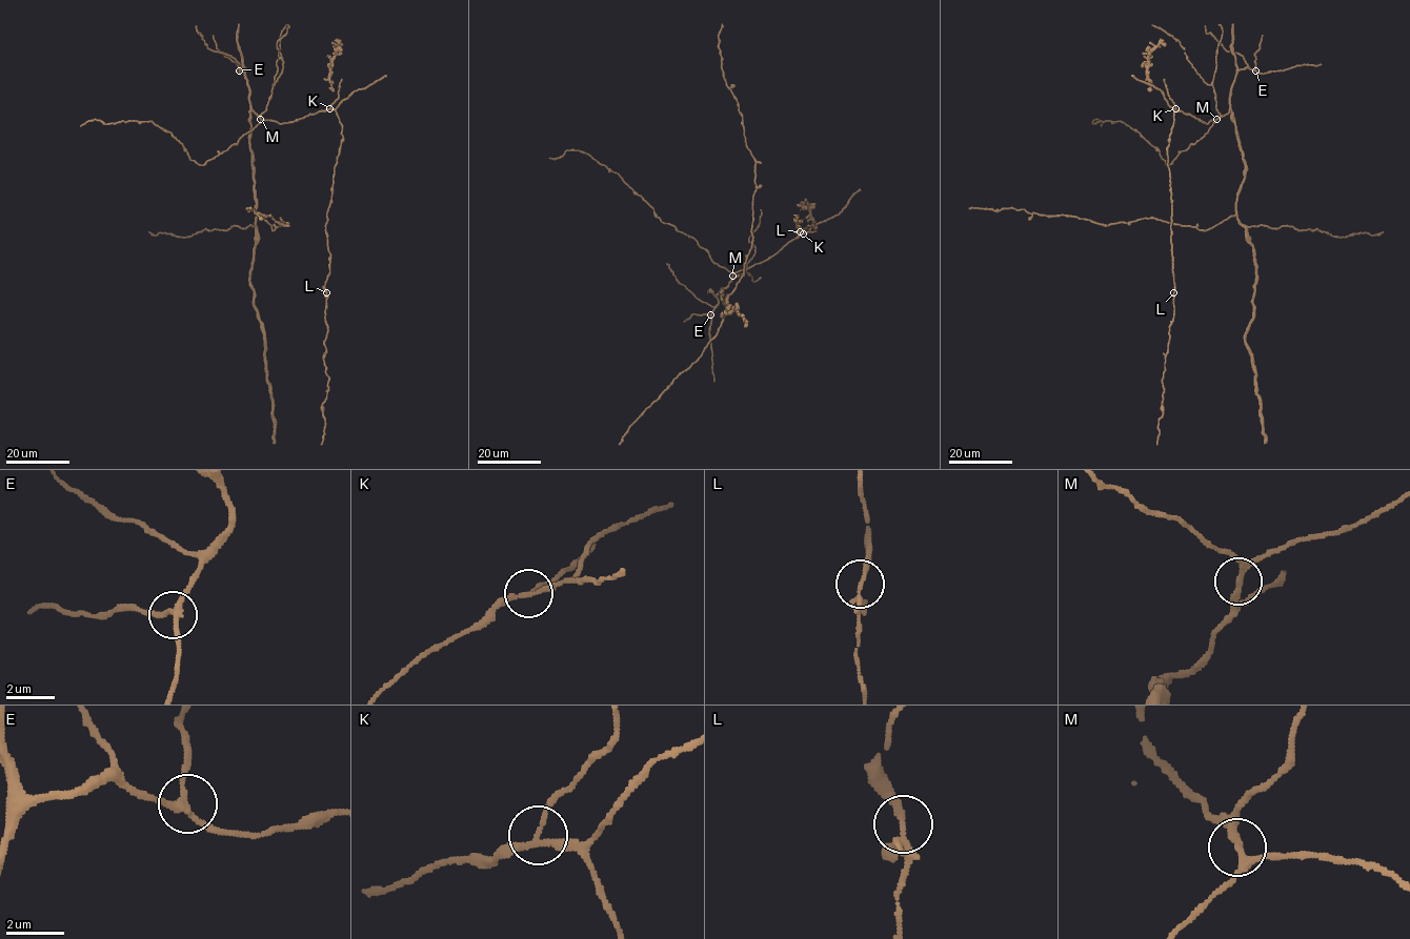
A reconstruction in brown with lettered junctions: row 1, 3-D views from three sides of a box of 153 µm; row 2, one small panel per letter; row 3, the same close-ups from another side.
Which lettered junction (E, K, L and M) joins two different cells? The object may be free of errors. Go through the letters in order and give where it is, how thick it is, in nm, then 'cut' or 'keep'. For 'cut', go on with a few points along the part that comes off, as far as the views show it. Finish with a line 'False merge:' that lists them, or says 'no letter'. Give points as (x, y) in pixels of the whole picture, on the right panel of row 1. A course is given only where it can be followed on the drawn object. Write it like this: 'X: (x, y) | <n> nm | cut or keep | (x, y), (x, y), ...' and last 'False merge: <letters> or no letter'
E: (1255, 70) | 220 nm | keep
K: (1175, 108) | 180 nm | cut | (1175, 107), (1164, 79)
L: (1173, 292) | 180 nm | keep
M: (1216, 119) | 180 nm | keep
False merge: K

